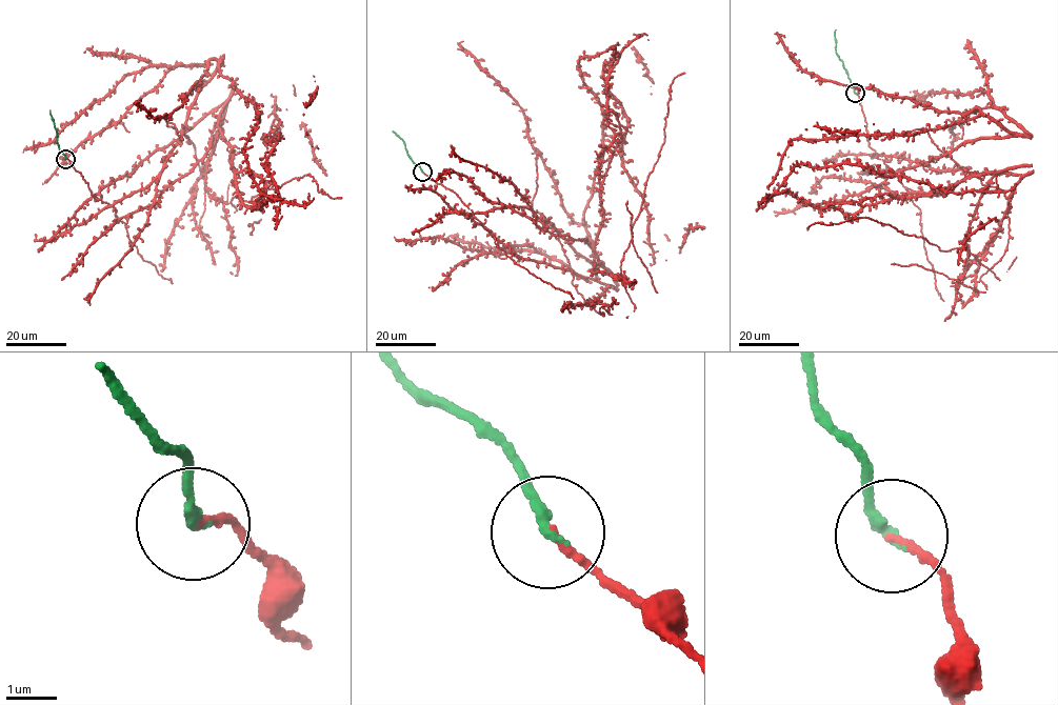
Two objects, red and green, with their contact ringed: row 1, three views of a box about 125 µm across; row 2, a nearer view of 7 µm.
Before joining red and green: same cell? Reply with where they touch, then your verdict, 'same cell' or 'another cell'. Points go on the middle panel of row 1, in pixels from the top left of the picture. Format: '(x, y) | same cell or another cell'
(422, 172) | same cell

